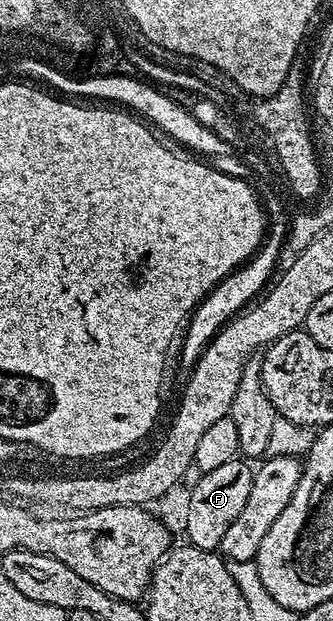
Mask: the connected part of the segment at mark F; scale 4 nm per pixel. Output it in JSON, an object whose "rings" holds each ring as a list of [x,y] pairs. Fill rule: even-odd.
{"rings":[[[237,458],[199,477],[200,481],[193,486],[192,493],[188,496],[188,521],[184,524],[188,531],[187,543],[207,552],[219,549],[230,522],[234,522],[238,514],[242,514],[242,506],[246,506],[246,498],[250,498],[253,469],[247,468],[243,463],[247,464],[243,459]]]}

